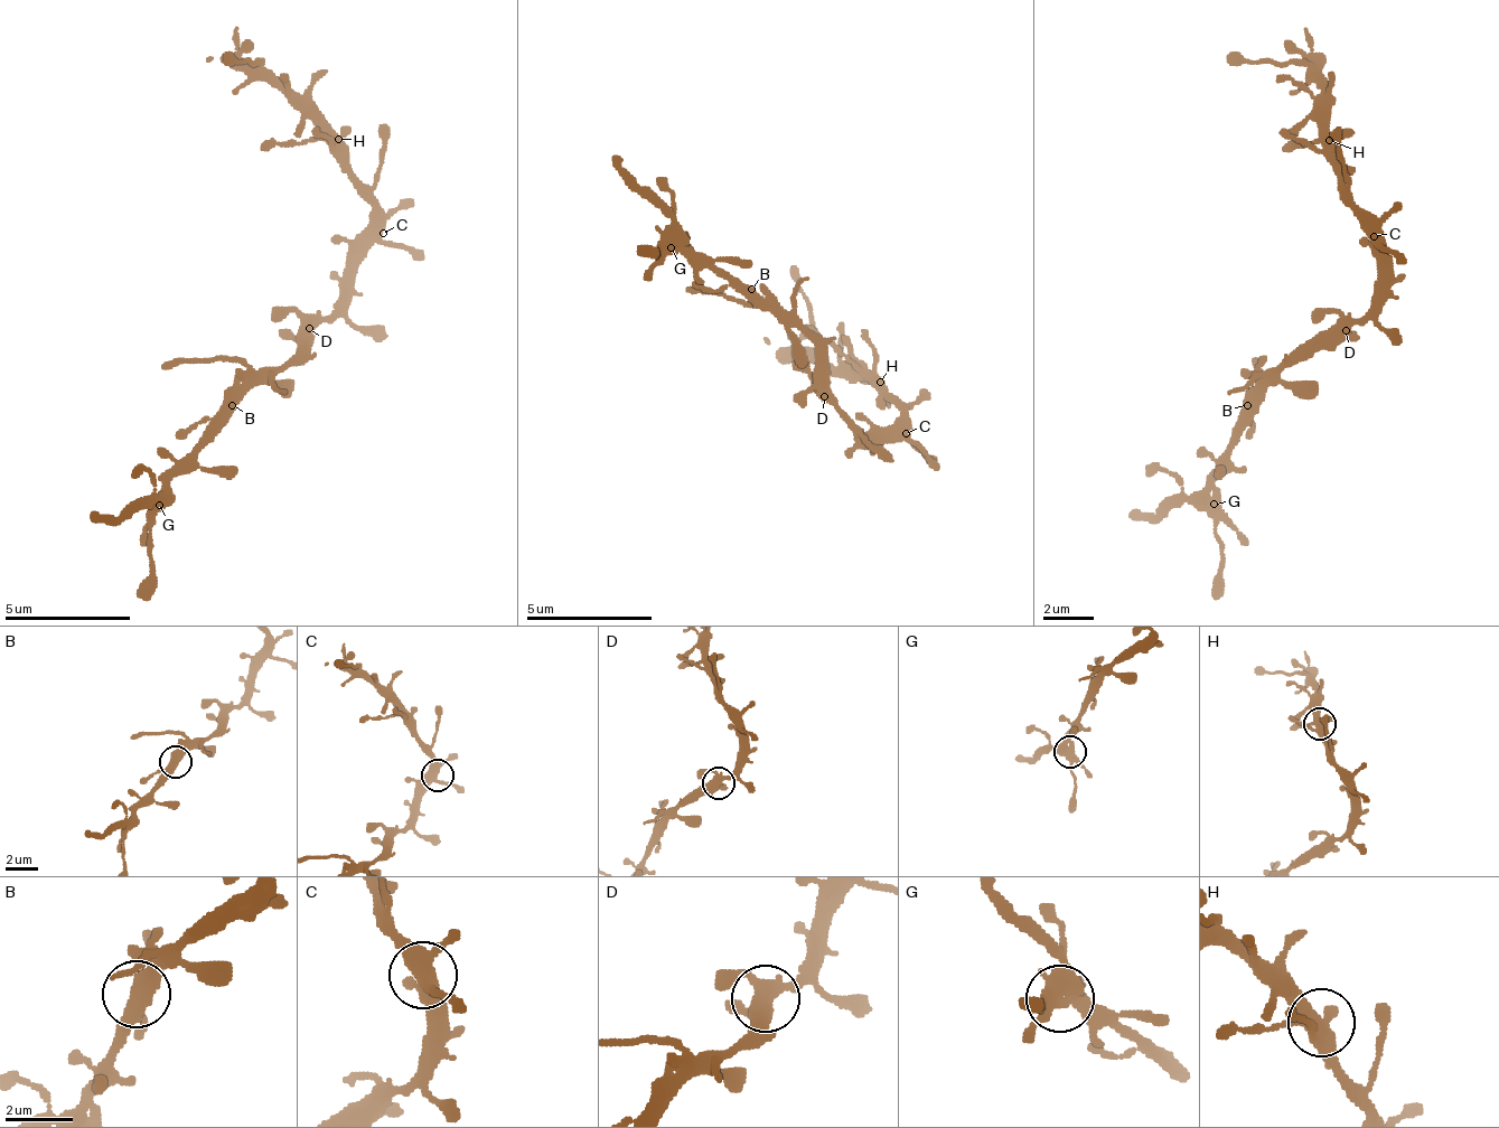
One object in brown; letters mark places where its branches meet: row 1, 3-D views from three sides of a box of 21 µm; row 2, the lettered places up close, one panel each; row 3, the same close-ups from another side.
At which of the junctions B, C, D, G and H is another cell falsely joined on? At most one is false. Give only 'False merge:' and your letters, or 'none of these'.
False merge: none of these

